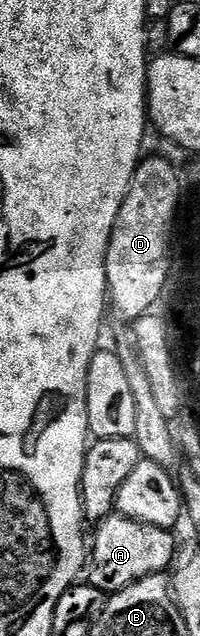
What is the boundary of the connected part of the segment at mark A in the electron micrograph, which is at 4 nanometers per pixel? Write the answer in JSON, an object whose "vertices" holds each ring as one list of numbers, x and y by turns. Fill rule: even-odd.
{"vertices":[[116,511,96,522,94,529,97,530,91,533,91,548,87,553,87,581,103,595,117,593,143,577,164,574,179,552,179,541,170,530,122,517]]}

